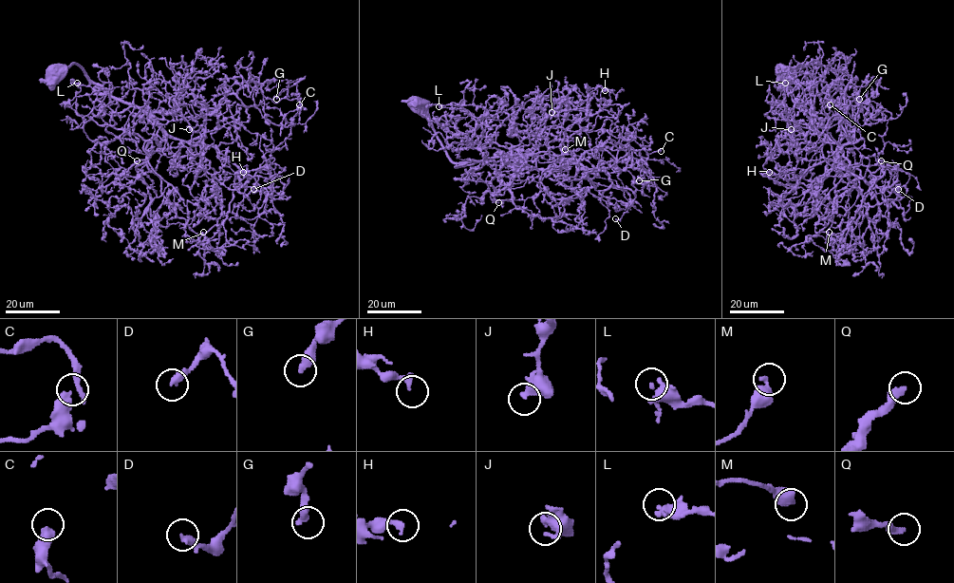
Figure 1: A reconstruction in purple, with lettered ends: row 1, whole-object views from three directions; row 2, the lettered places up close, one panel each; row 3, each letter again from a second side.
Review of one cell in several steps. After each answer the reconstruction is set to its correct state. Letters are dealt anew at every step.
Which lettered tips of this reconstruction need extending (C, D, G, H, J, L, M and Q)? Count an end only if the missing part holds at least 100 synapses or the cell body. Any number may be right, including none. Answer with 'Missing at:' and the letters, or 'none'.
Missing at: Q

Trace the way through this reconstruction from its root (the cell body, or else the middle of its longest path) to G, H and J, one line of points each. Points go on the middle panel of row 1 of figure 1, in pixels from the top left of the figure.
G: (417, 104), (454, 161), (513, 157), (560, 170), (601, 143), (643, 162), (651, 180), (639, 180)
H: (417, 104), (454, 161), (513, 157), (560, 170), (567, 166), (565, 130), (589, 113), (588, 95), (605, 90)
J: (417, 104), (445, 154), (467, 164), (530, 154), (519, 147), (542, 132), (544, 100), (552, 99), (551, 112)

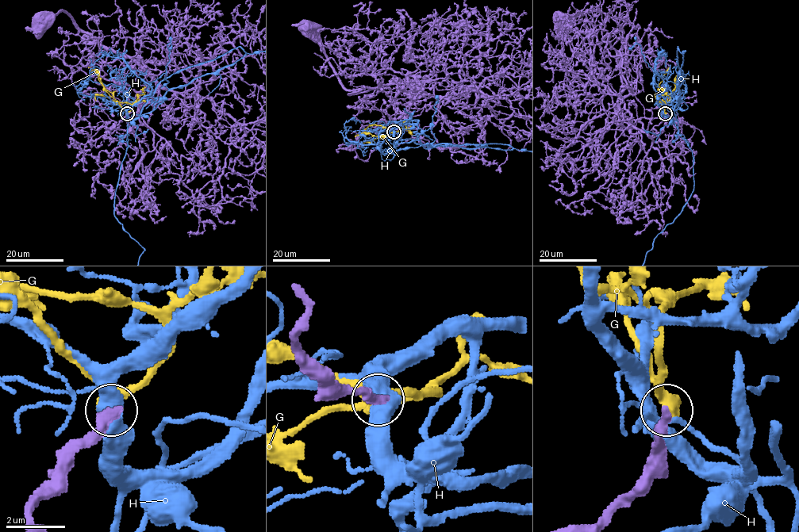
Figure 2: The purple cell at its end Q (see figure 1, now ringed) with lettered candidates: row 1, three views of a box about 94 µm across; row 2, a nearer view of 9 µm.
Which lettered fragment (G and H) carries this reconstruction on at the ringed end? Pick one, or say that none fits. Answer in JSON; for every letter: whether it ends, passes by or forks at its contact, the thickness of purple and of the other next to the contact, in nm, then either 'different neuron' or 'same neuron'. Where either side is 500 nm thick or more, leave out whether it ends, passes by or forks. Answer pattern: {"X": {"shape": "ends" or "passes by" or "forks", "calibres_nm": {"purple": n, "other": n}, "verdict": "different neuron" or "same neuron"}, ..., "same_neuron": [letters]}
{"G": {"shape": "passes by", "calibres_nm": {"purple": 400, "other": 380}, "verdict": "same neuron"}, "H": {"calibres_nm": {"purple": 440, "other": 600}, "verdict": "different neuron"}, "same_neuron": ["G"]}

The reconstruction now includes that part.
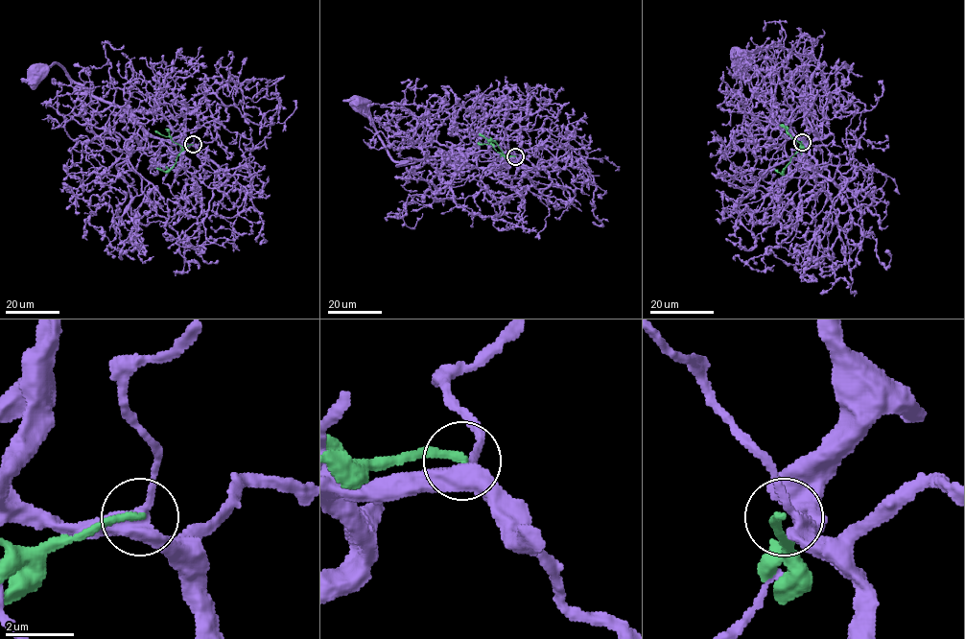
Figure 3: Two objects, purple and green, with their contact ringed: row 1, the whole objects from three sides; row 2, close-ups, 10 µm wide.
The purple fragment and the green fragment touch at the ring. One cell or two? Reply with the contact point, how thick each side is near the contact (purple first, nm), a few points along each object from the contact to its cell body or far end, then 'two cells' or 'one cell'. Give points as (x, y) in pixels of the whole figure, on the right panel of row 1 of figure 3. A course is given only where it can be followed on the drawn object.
(802, 142) | 380/220 nm | purple via (802, 141), (812, 131), (816, 136), (801, 106), (810, 82), (808, 66), (779, 47), (740, 52) | green via (802, 141), (783, 171), (780, 174), (775, 170) | two cells

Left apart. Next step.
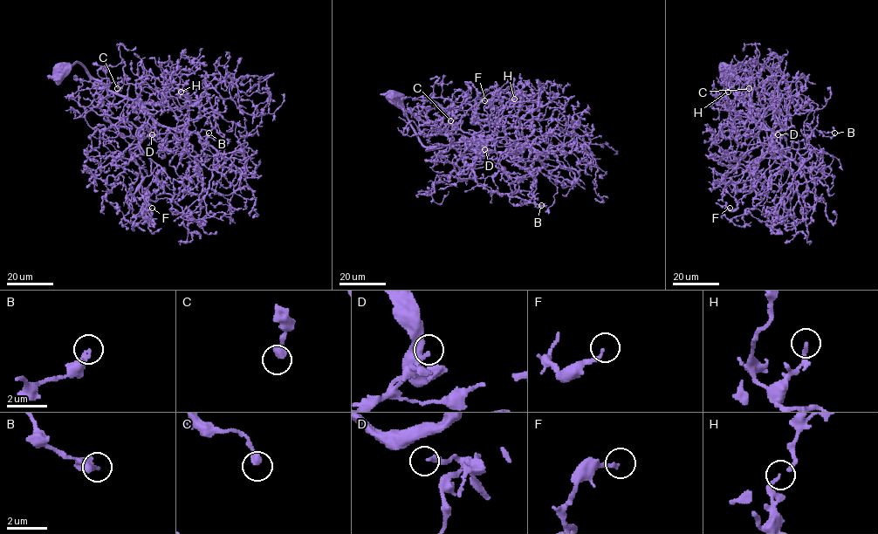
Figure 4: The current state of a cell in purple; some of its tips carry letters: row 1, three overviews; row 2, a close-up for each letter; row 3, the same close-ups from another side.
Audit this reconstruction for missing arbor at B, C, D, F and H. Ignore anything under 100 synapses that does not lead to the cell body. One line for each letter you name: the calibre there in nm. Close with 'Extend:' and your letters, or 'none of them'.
Extend: none of them

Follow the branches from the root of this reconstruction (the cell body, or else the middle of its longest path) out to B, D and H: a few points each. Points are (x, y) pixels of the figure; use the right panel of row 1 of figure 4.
B: (726, 66), (775, 76), (781, 154), (815, 128), (834, 133)
D: (726, 66), (755, 62), (775, 76), (777, 88), (763, 125), (769, 150), (781, 159), (786, 140), (778, 134)
H: (726, 66), (755, 62), (775, 76), (777, 88), (771, 106), (782, 127), (759, 129), (724, 99), (728, 92)

